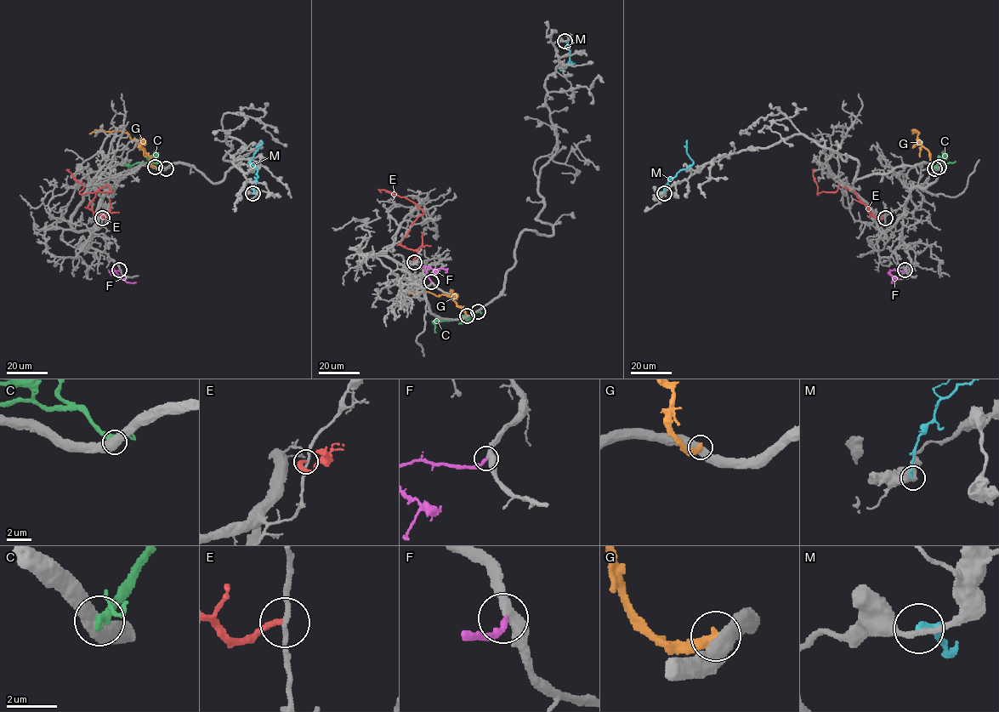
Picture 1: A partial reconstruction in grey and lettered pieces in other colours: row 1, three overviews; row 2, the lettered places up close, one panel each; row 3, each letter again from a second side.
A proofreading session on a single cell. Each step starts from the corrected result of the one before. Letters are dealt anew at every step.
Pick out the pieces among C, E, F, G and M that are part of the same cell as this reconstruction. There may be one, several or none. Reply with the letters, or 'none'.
F

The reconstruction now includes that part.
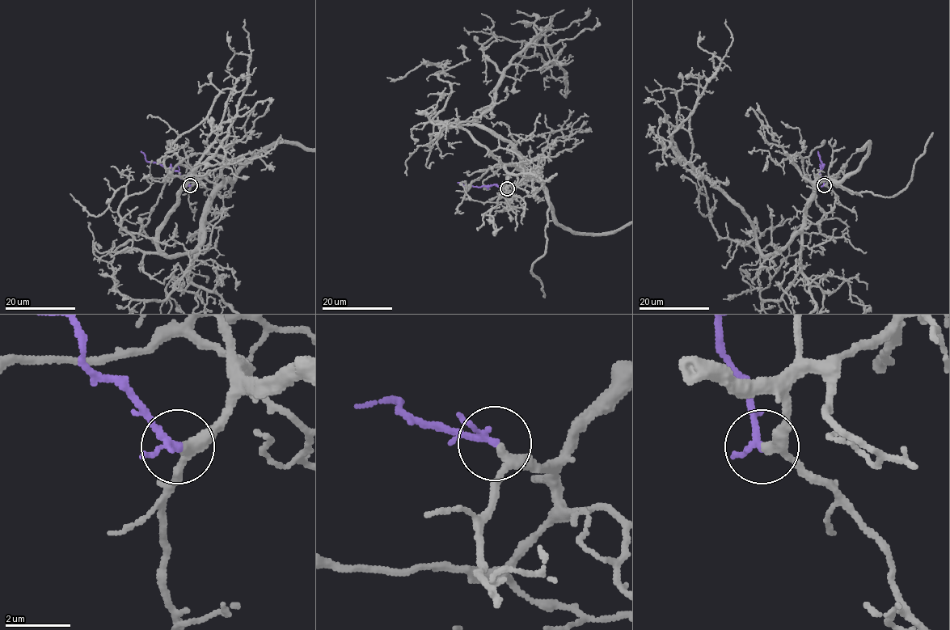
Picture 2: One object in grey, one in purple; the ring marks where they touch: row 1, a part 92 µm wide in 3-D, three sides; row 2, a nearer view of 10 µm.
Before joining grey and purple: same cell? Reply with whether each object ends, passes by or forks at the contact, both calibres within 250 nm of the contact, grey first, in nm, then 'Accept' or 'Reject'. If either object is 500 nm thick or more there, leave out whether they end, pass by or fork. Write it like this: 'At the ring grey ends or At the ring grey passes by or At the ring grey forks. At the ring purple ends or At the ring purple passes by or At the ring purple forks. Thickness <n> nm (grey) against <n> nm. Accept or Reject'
At the ring grey passes by. At the ring purple passes by. Thickness 280 nm (grey) against 170 nm. Accept

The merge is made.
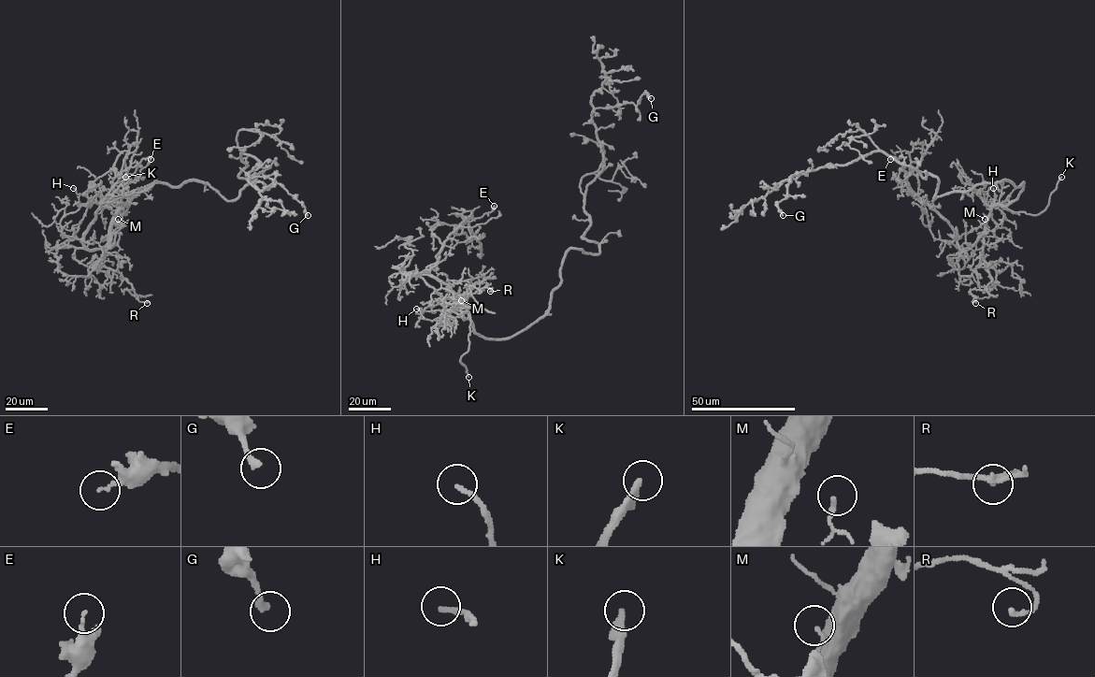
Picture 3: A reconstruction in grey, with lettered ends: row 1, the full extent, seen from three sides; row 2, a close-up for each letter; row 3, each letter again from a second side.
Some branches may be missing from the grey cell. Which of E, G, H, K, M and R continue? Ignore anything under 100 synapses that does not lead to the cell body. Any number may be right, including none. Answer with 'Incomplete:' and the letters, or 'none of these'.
Incomplete: K

